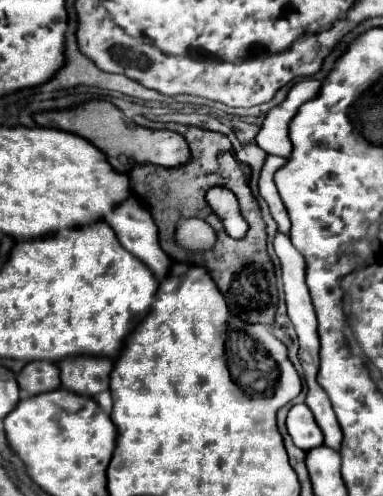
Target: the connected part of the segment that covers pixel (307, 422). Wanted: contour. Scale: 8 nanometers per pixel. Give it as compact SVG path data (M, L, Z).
M293 405L287 415L287 431L293 443L303 449L311 451L317 445L323 445L323 433L313 419L313 413L307 405Z

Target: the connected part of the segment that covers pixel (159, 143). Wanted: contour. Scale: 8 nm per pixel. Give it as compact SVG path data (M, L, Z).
M89 101L77 109L69 111L47 111L47 113L37 113L33 117L37 125L41 127L55 127L59 131L75 133L89 143L93 143L97 149L101 149L107 157L109 163L119 171L119 173L129 173L133 165L139 163L149 163L149 165L161 165L161 167L179 167L181 163L189 163L191 151L187 141L167 129L145 129L135 123L131 123L123 111L119 111L115 105L109 101Z

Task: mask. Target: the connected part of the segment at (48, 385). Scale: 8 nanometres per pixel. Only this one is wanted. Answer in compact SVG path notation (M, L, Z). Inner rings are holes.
M33 361L27 363L17 375L17 383L29 395L41 395L59 389L59 369L51 361Z

